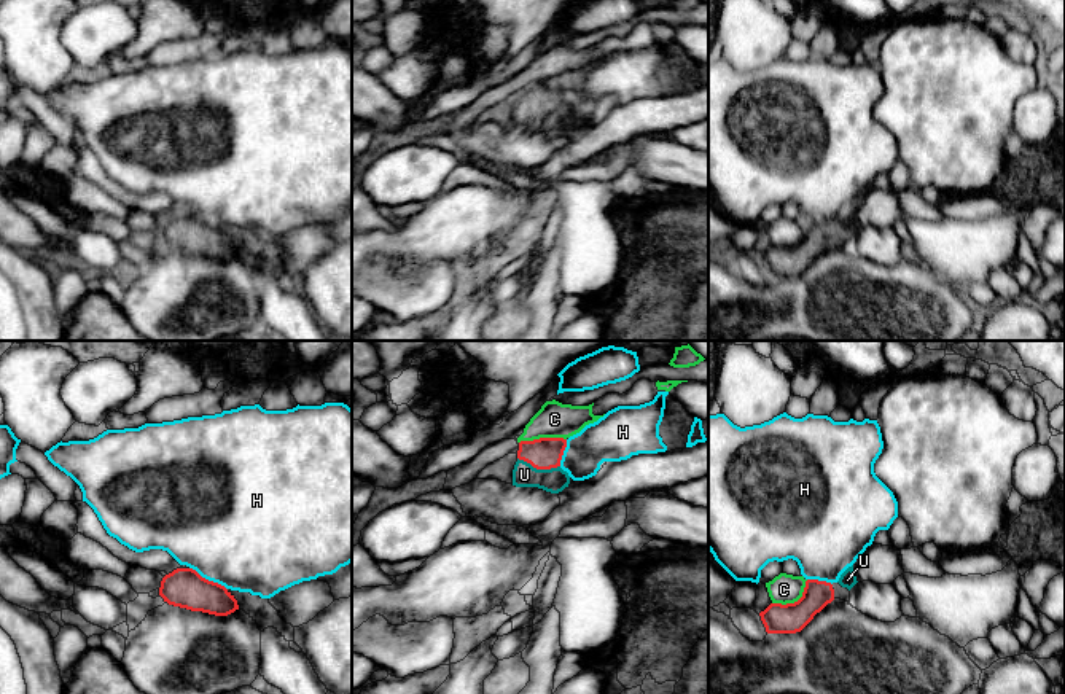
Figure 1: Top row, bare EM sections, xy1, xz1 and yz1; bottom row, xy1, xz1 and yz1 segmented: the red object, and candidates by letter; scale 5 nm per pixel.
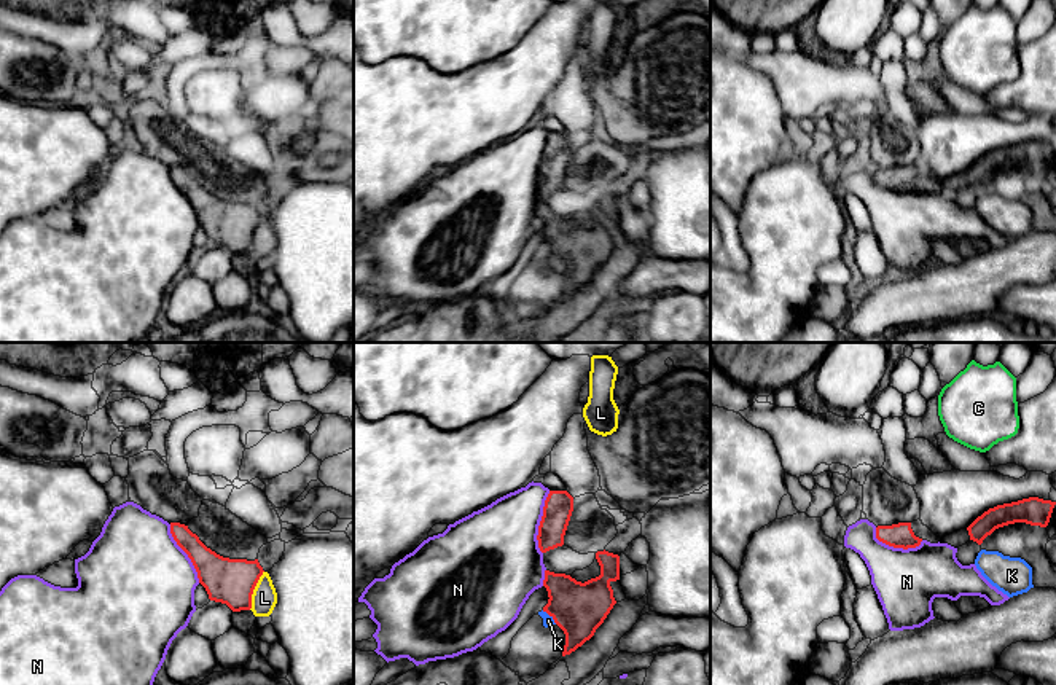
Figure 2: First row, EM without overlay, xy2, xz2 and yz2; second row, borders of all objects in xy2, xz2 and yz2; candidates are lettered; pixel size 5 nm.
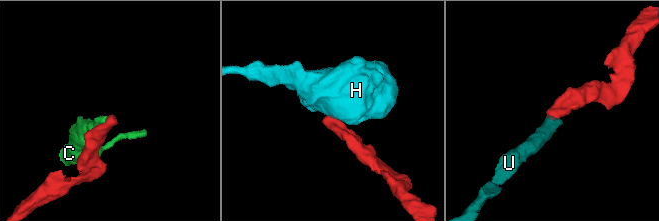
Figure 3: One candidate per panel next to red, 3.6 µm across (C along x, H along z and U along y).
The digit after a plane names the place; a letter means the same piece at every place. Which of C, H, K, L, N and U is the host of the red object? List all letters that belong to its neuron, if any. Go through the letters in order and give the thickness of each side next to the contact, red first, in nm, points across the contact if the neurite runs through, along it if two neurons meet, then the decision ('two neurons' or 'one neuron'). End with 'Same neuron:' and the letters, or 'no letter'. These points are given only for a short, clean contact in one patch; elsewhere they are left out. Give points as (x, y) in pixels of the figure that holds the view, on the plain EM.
C: 160 nm thick on the red side, 180 nm on the other; two neurons
H: 200 nm thick on the red side, 480 nm on the other; border along xy1 (190, 210), (226, 233); two neurons
K: 280 nm thick on the red side, 50 nm on the other; border along xz2 (542, 254), (556, 266); two neurons
L: 240 nm thick on the red side, 130 nm on the other; two neurons
N: 150 nm thick on the red side, 400 nm on the other; two neurons
U: 160 nm thick on the red side, 120 nm on the other; runs through xz1 (546, 96), (538, 104), (538, 112), (524, 118); one neuron
Same neuron: U

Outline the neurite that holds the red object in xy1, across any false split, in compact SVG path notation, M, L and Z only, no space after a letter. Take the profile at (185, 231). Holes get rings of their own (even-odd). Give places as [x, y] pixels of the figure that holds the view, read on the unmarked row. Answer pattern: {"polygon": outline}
{"polygon": "M177 212L161 224L159 239L169 248L228 259L239 253L234 239L221 228L202 221L193 212Z"}

